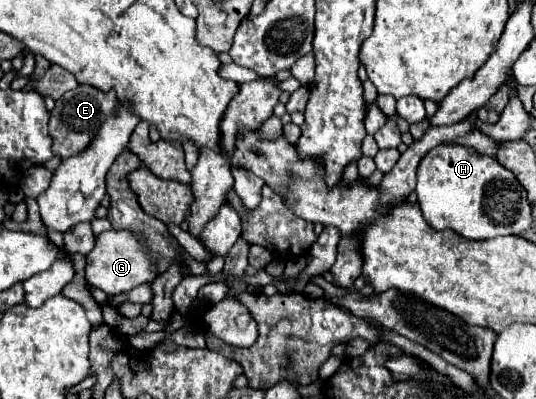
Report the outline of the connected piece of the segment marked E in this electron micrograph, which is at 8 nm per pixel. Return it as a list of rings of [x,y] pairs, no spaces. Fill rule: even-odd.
[[[79,85],[73,91],[67,91],[61,99],[57,99],[55,109],[51,111],[51,121],[49,121],[49,133],[53,137],[53,153],[61,155],[63,159],[75,157],[81,151],[85,151],[91,141],[97,137],[99,127],[113,117],[115,109],[119,107],[119,101],[115,93],[103,93],[91,85]]]

